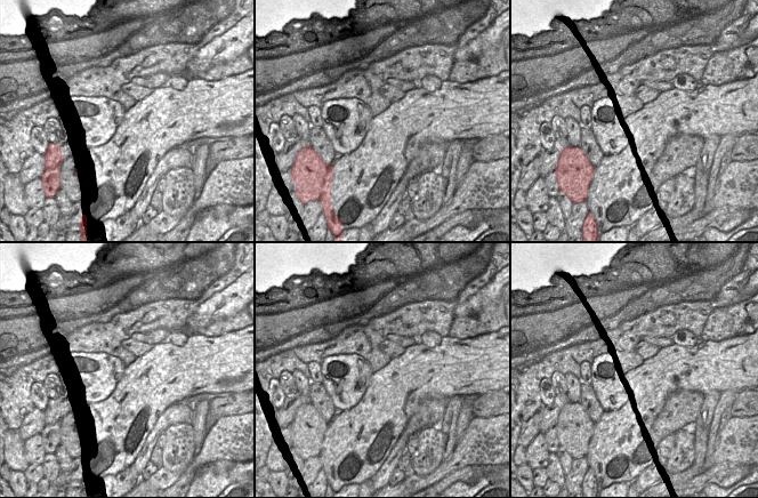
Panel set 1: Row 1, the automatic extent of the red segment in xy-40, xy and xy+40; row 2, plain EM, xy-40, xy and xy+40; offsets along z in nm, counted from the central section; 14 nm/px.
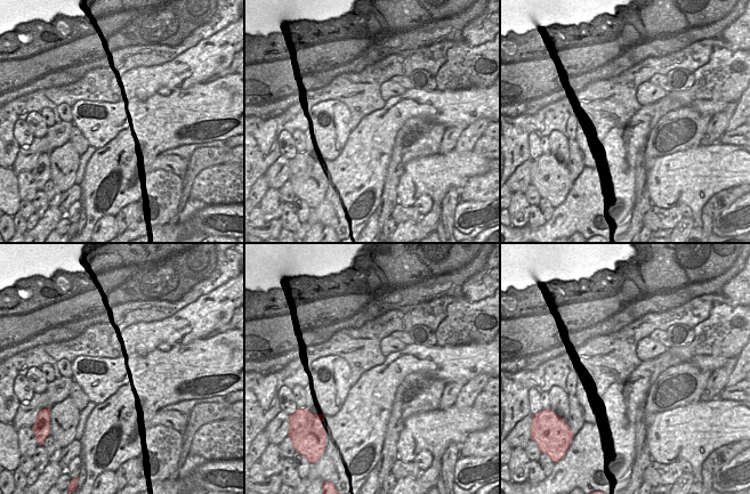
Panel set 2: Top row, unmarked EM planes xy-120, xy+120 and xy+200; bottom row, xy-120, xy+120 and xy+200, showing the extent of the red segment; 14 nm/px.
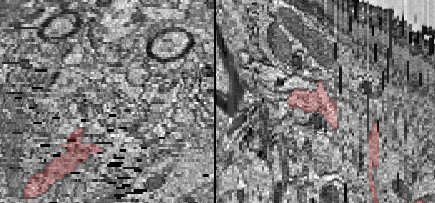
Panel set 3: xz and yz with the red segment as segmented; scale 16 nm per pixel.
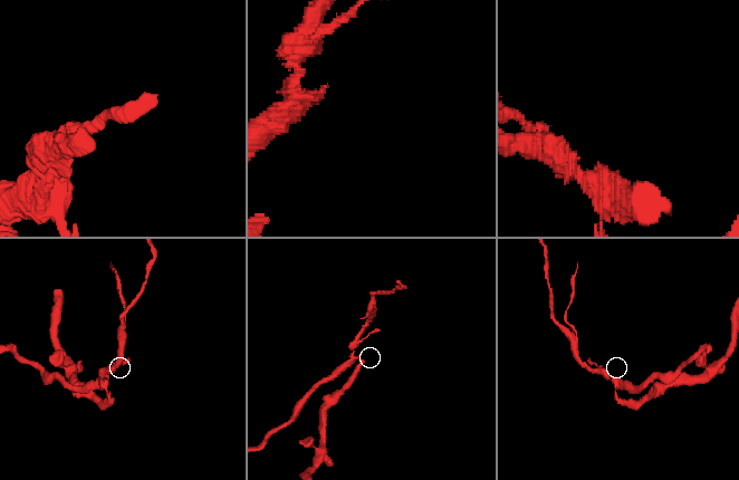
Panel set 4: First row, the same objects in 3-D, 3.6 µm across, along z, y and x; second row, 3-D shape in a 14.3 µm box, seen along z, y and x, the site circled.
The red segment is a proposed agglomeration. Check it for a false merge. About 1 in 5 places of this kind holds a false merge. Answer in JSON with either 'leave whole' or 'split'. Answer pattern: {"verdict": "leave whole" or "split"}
{"verdict": "split"}

